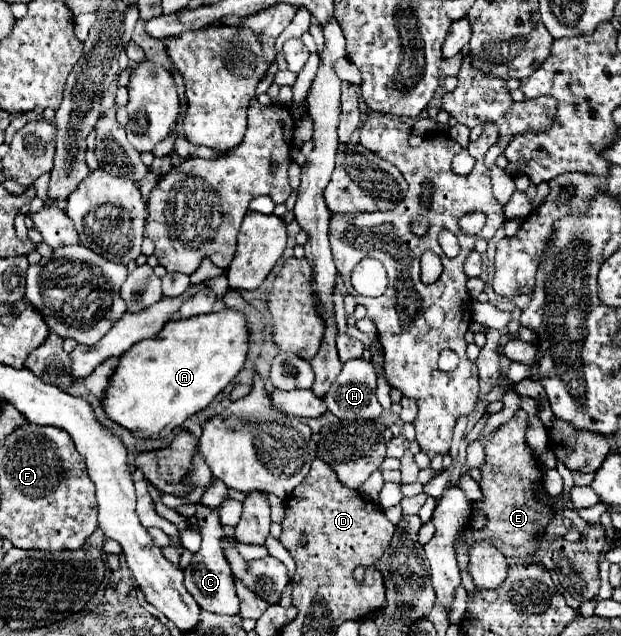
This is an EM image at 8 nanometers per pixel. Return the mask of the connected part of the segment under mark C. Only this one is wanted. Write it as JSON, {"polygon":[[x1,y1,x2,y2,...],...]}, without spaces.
{"polygon":[[197,505,195,517,198,520,201,535,203,535,203,543,201,543,201,549,193,555,191,565,183,571,185,573,185,587,195,597,199,607,209,609,213,613,227,613,227,615,237,613,239,601,237,601,237,595,235,595,231,567,229,567,229,563,227,563,227,559,223,555,223,549,219,545,219,539,223,535,219,515,215,510,203,507,203,505]]}

